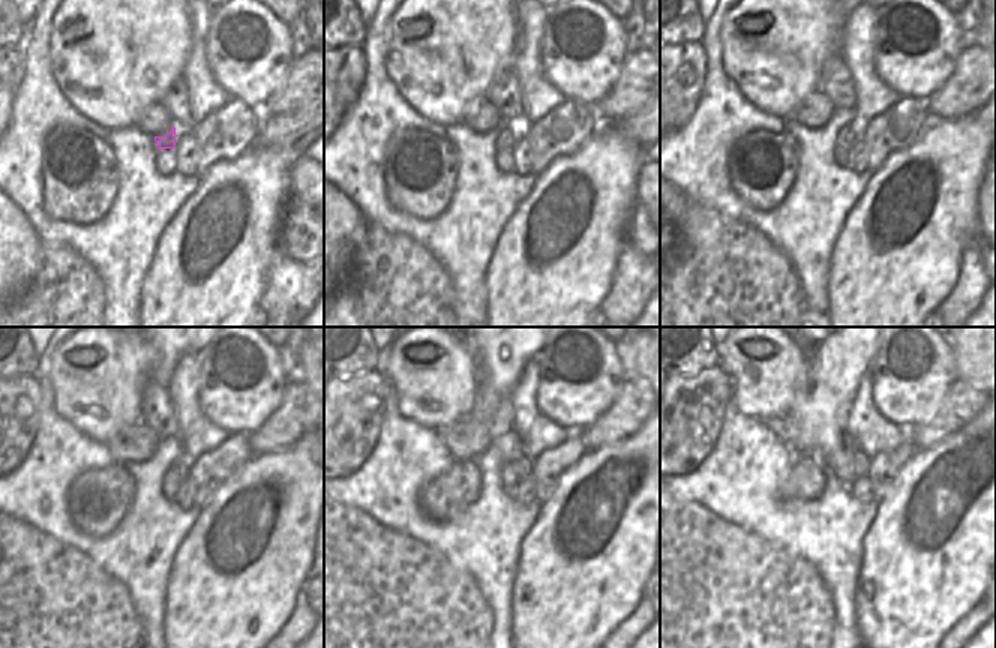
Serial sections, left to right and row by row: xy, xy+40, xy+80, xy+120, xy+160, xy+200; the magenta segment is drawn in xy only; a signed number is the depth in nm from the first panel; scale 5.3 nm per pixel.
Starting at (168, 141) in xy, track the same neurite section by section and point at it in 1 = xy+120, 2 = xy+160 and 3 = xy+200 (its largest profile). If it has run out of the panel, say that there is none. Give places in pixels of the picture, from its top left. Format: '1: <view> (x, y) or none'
1: xy+120 (182, 468)
2: xy+160 (522, 465)
3: xy+200 (860, 461)

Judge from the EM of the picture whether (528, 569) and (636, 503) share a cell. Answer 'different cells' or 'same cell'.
same cell

